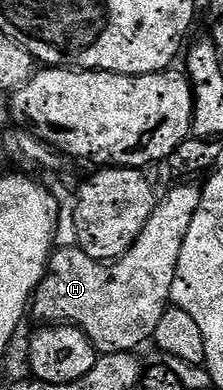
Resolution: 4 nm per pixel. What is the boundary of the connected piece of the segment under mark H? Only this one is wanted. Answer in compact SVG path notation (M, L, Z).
M181 181L178 187L173 187L164 196L158 198L155 209L135 245L120 259L102 261L87 257L81 248L70 245L54 250L49 256L49 264L41 284L31 300L31 315L34 315L41 325L53 325L58 321L72 323L83 333L87 333L93 342L93 348L101 355L107 353L136 352L146 342L152 340L155 328L163 317L165 308L170 306L173 297L173 286L179 265L179 253L183 253L183 241L187 237L187 229L191 229L191 221L195 221L195 212L199 209L201 187L193 181Z

